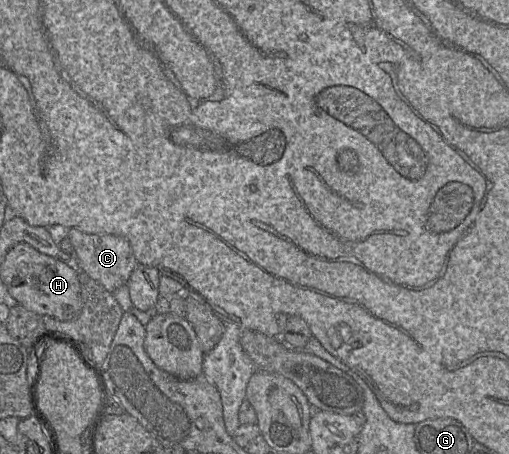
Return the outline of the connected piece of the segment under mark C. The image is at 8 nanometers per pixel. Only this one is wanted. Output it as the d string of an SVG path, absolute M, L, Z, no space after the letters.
M70 228L67 238L73 247L75 266L79 272L100 283L110 293L122 285L127 285L137 261L125 238L112 234L89 234L77 228Z

